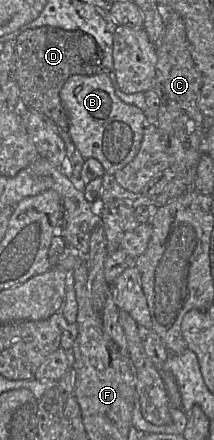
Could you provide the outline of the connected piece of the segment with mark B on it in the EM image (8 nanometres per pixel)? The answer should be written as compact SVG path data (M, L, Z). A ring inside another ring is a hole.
M105 72L71 76L59 95L69 118L71 139L85 160L94 158L103 165L105 173L115 175L134 159L147 124L146 116L141 109L123 102L116 95Z

